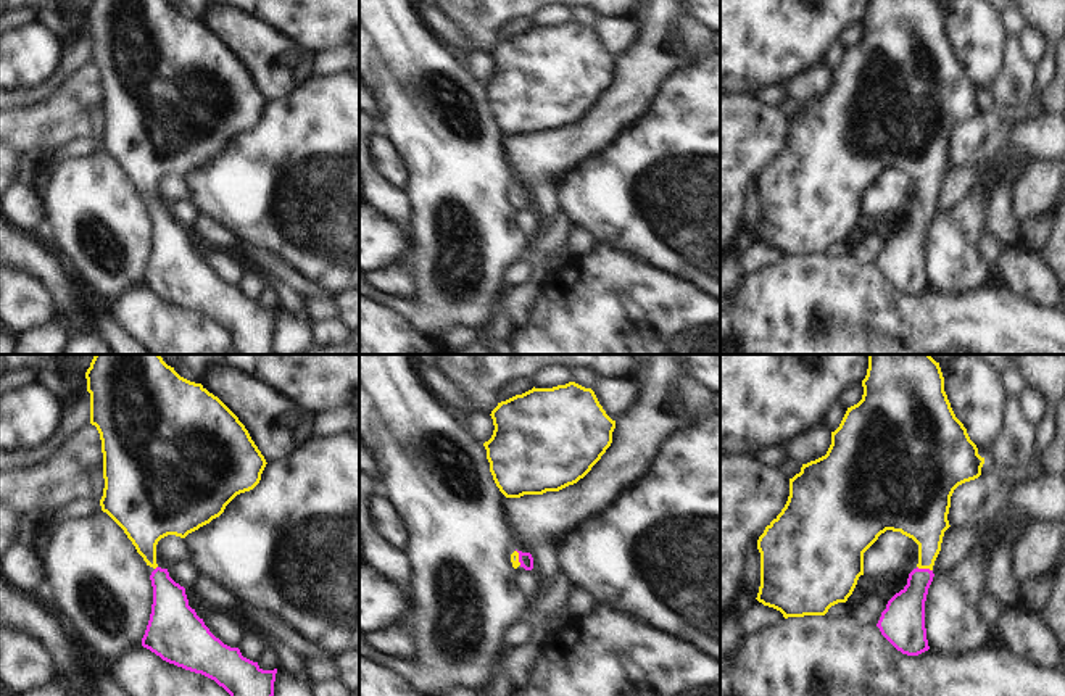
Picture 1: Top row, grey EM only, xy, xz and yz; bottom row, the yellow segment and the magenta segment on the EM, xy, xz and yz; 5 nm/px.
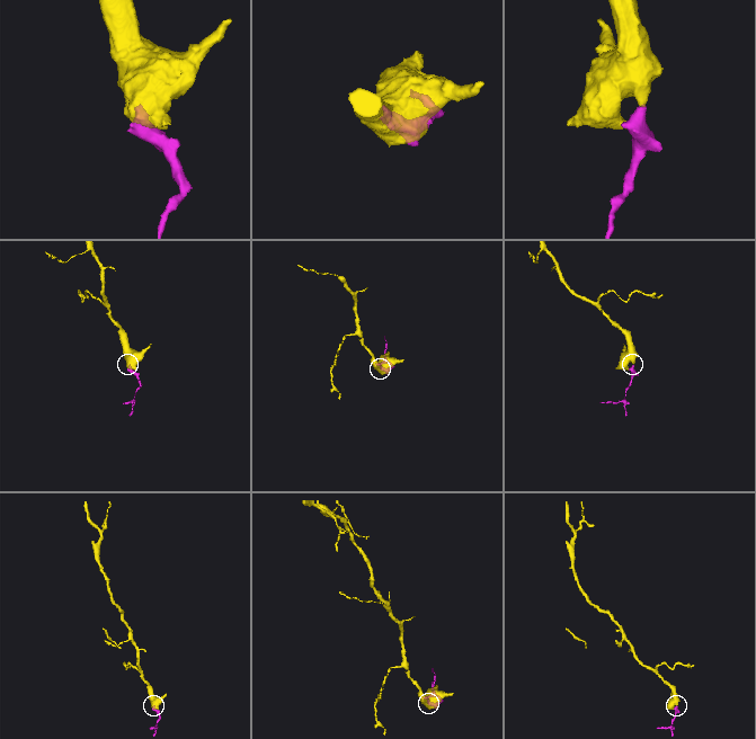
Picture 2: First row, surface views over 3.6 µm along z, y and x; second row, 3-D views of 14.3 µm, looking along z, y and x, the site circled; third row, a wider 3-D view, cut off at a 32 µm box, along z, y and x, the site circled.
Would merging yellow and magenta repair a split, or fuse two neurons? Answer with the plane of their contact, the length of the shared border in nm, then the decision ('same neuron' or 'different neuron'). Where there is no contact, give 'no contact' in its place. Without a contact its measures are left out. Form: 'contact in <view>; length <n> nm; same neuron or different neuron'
contact in yz; length 80 nm; same neuron

